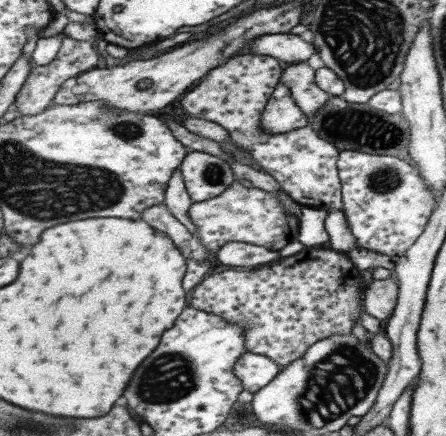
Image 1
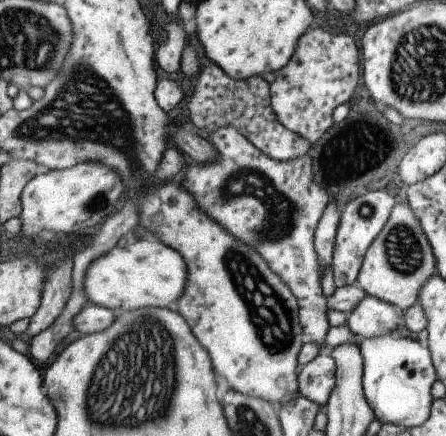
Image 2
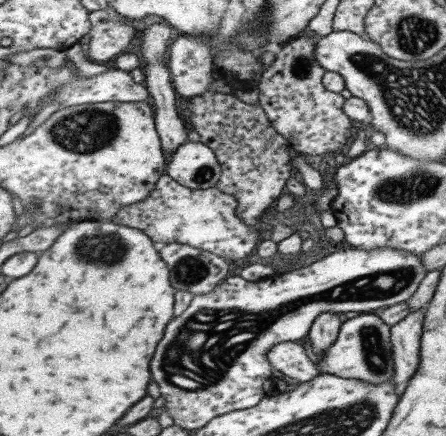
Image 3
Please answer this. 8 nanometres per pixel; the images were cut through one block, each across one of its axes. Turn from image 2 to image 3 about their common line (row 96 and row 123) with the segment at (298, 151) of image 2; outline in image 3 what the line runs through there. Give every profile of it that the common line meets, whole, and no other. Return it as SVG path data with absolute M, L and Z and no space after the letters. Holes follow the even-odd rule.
M208 89L190 99L190 124L200 135L200 143L209 146L215 153L221 166L221 177L215 187L232 195L238 201L235 213L247 224L256 225L260 216L275 206L276 201L286 192L286 181L293 173L291 166L290 146L268 121L262 107L258 104L246 104L234 93L224 93Z

